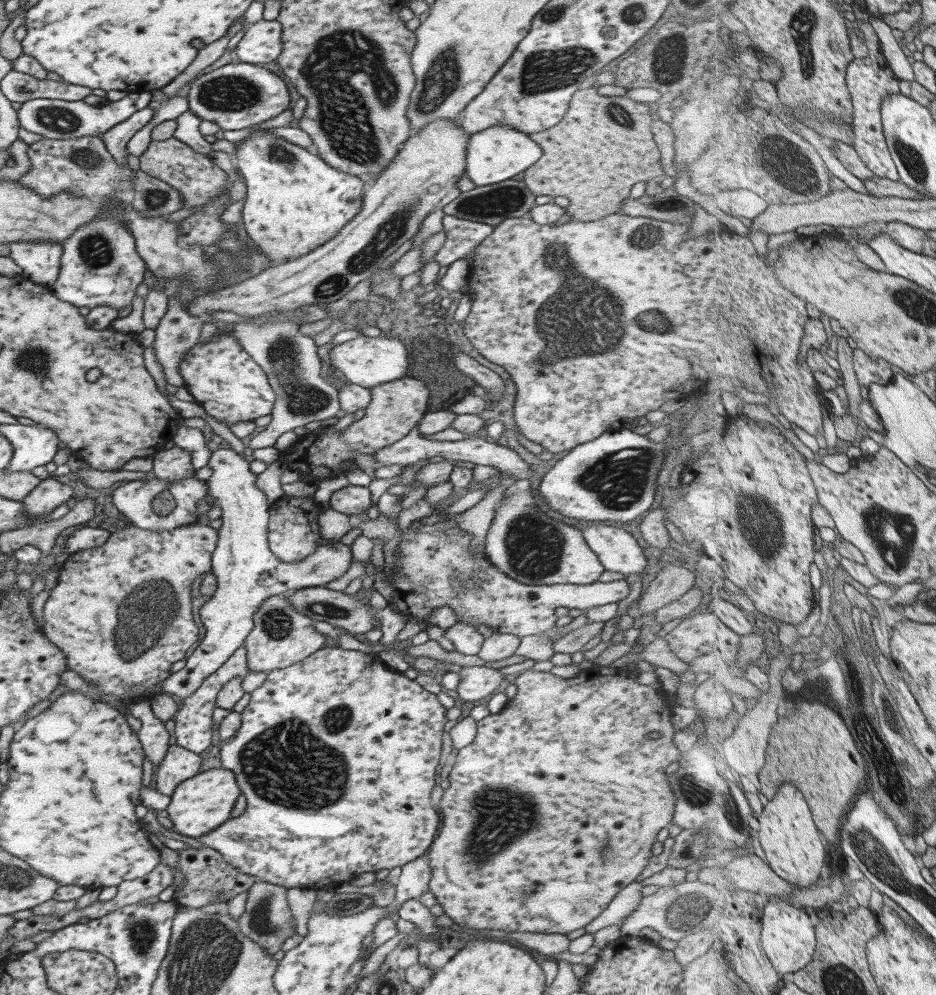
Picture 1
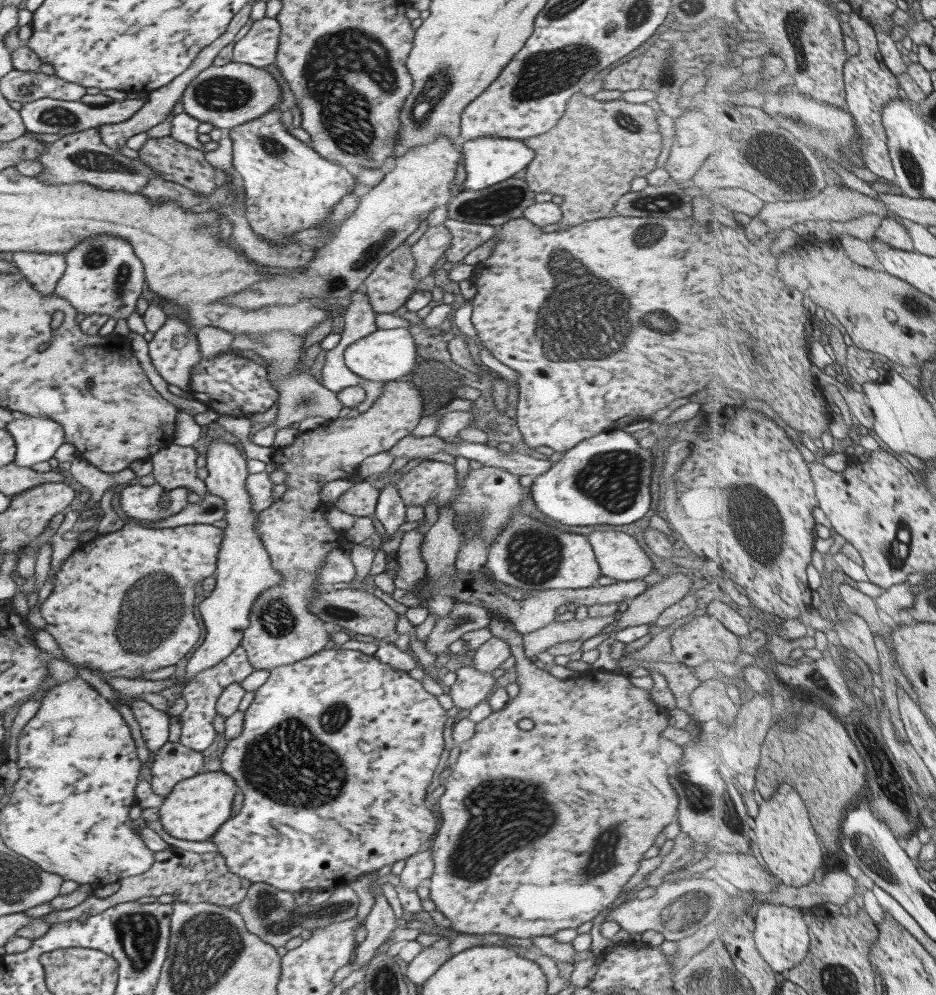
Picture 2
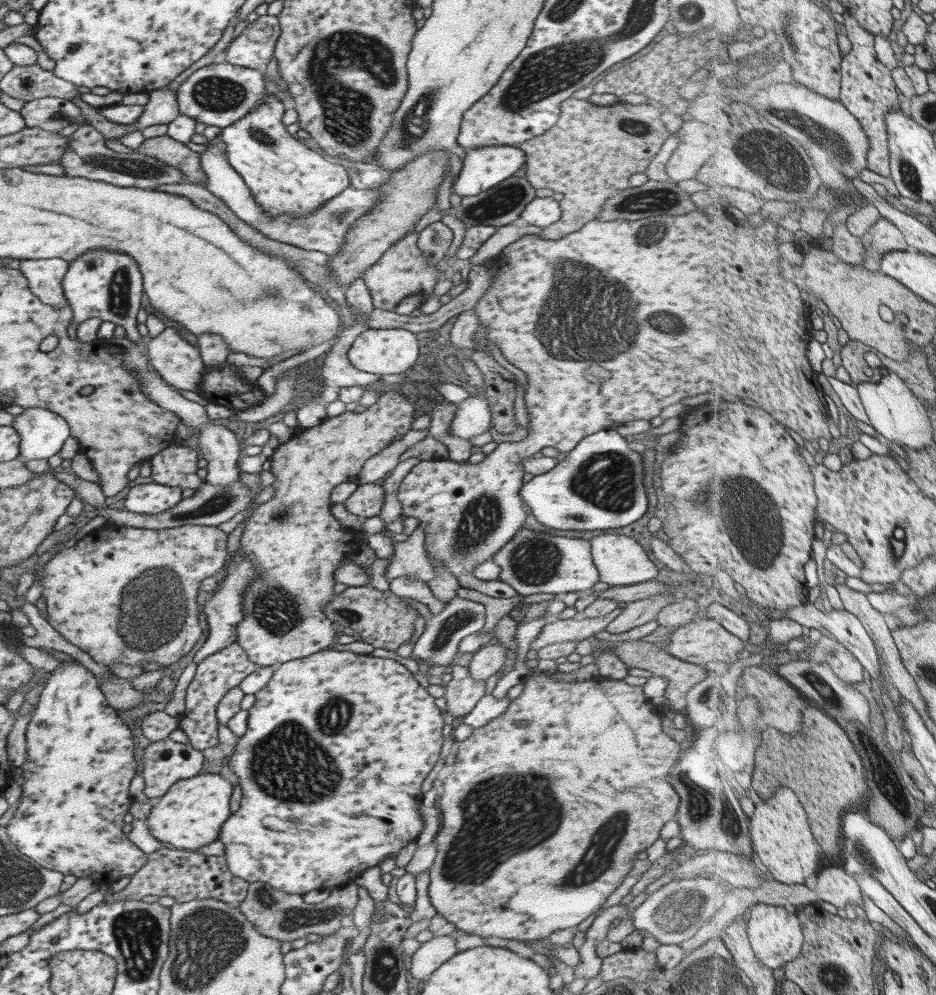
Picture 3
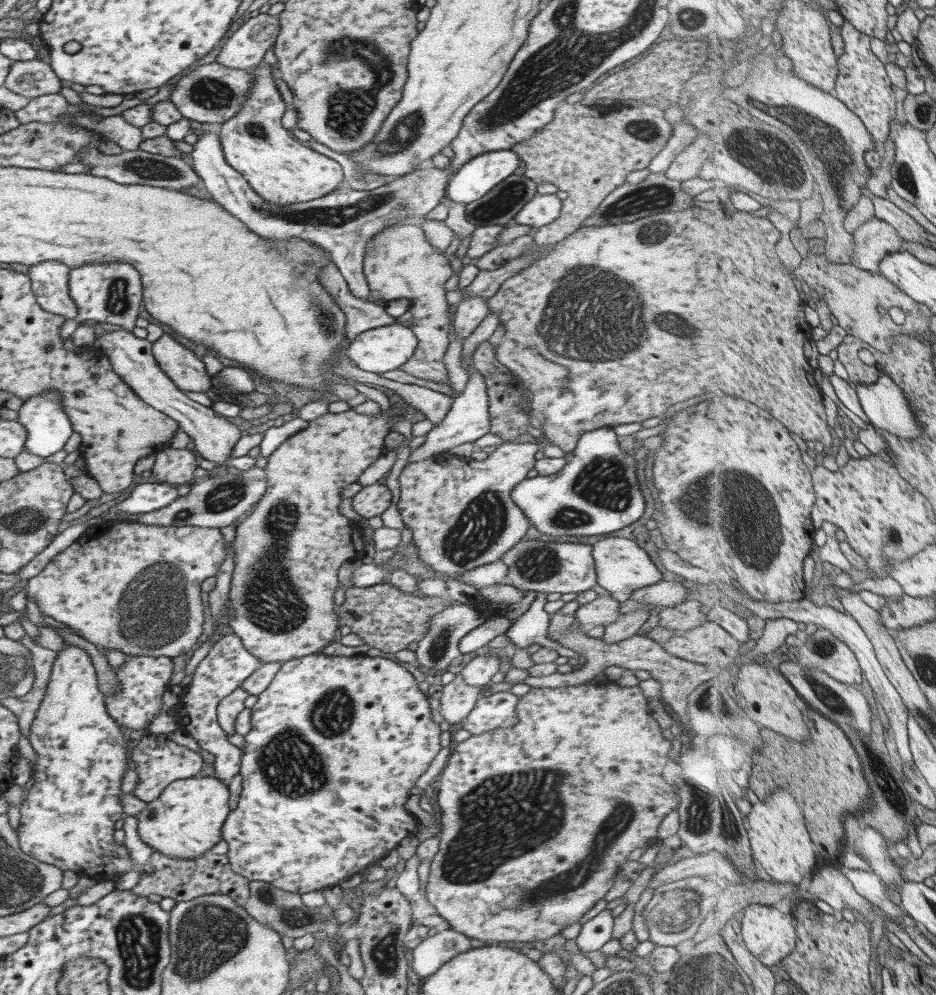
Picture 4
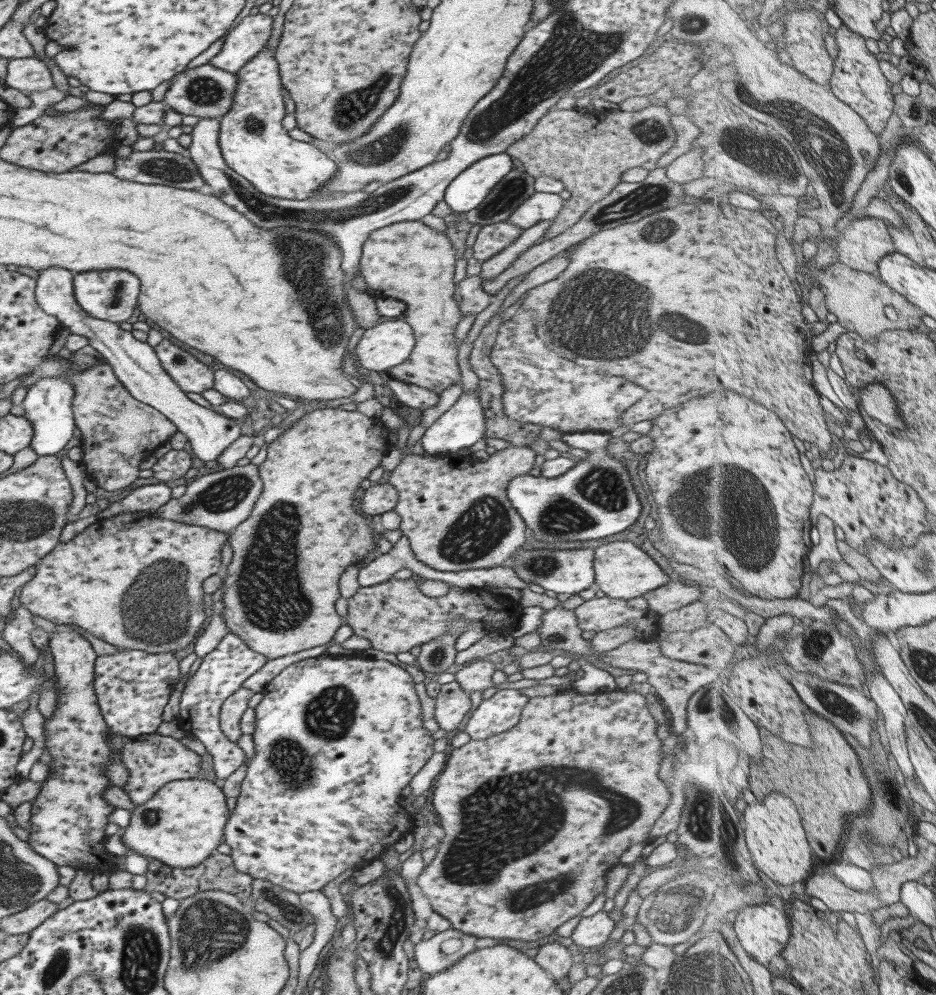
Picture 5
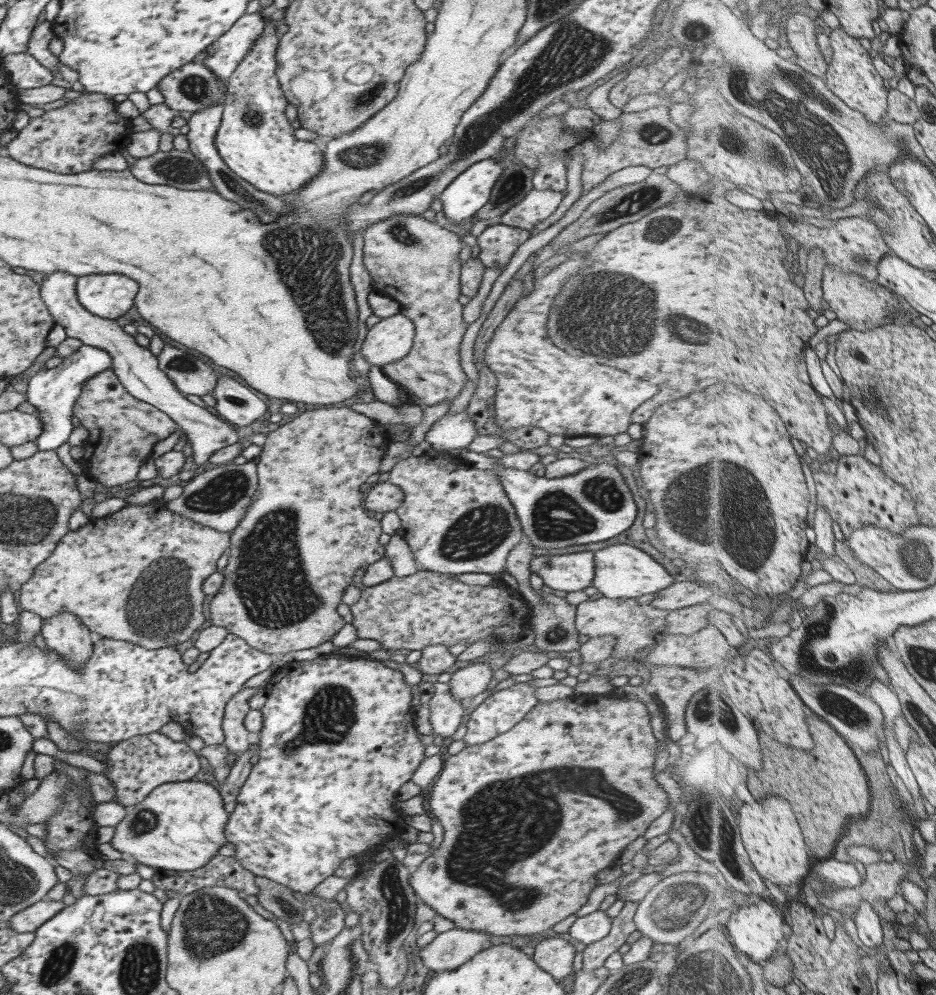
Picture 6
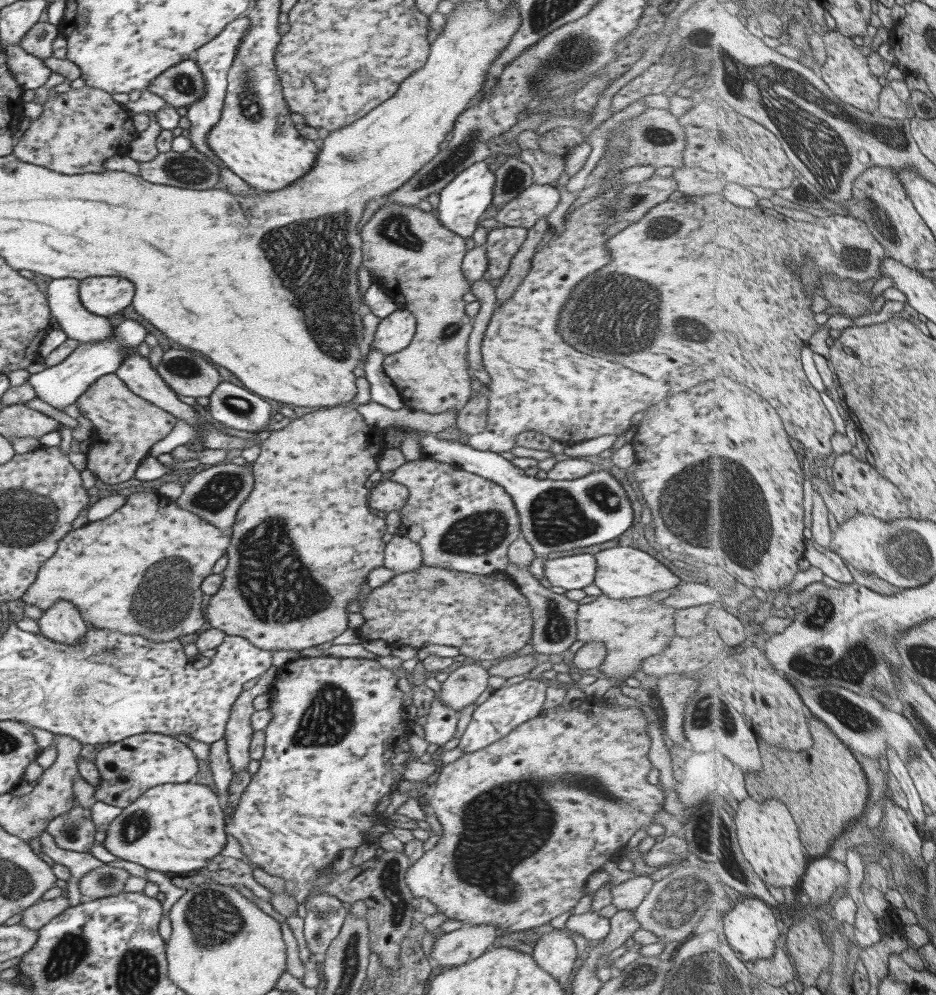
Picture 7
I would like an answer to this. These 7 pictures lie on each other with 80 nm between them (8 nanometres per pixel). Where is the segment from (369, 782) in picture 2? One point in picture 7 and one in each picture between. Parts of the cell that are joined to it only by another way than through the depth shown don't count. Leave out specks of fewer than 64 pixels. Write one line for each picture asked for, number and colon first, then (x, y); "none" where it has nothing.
3: (337, 744)
4: (335, 743)
5: (335, 739)
6: (337, 740)
7: (335, 744)

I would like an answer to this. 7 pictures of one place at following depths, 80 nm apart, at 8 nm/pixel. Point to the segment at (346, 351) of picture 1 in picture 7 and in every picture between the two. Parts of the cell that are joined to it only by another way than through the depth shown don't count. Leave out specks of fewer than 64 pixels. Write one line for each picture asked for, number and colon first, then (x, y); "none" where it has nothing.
2: (384, 355)
3: (376, 351)
4: (379, 350)
5: (387, 344)
6: (389, 340)
7: (395, 332)

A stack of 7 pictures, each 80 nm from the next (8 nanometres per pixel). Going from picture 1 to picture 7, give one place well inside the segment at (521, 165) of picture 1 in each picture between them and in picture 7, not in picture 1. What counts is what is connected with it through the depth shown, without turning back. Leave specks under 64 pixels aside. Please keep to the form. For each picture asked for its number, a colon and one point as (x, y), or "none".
2: (486, 160)
3: (482, 167)
4: (479, 174)
5: (466, 191)
6: (467, 192)
7: (463, 199)

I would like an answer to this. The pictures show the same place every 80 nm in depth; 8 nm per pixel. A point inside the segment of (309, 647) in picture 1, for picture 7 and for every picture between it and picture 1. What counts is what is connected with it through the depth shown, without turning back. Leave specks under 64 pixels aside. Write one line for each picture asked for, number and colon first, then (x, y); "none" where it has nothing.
2: (293, 531)
3: (294, 542)
4: (286, 552)
5: (279, 588)
6: (305, 530)
7: (305, 526)

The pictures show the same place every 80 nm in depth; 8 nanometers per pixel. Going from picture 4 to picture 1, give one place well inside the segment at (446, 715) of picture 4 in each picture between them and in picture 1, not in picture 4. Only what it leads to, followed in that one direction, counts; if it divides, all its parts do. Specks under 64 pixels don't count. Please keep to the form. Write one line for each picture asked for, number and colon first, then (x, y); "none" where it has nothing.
1: (475, 682)
2: (471, 687)
3: (461, 693)

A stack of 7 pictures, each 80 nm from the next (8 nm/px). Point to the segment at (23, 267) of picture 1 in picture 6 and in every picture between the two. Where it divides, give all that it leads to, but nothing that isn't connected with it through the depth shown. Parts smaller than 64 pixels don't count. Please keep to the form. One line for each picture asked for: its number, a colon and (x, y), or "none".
2: (42, 271)
3: (43, 276)
4: (48, 279)
5: (134, 363)
6: (136, 368)

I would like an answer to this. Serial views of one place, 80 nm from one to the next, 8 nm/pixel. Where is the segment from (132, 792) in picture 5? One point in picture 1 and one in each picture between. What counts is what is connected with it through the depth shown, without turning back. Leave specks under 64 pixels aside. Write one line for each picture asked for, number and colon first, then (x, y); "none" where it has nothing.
1: (178, 764)
2: (173, 762)
3: (165, 762)
4: (158, 761)

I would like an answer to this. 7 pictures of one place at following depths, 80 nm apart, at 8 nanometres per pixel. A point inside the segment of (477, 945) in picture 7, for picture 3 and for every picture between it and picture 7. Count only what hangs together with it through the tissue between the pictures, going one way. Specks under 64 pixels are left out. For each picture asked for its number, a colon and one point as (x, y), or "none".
3: (426, 958)
4: (426, 956)
5: (444, 948)
6: (455, 946)

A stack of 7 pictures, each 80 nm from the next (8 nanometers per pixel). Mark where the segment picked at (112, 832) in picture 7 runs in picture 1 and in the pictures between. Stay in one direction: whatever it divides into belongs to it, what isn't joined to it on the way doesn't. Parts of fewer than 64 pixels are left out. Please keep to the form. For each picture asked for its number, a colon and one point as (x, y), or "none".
1: (202, 803)
2: (194, 809)
3: (190, 814)
4: (185, 821)
5: (182, 824)
6: (179, 826)

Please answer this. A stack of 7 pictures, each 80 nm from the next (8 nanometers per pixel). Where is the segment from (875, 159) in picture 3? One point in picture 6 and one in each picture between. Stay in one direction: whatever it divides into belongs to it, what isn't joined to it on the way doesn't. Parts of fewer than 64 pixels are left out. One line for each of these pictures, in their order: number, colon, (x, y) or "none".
4: (863, 84)
5: (858, 81)
6: (851, 75)

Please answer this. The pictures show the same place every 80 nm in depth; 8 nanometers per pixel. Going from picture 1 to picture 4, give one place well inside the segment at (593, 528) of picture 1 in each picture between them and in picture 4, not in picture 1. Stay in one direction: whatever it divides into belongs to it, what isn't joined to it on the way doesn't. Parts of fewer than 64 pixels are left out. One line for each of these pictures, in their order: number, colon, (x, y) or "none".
2: (619, 557)
3: (619, 560)
4: (620, 566)

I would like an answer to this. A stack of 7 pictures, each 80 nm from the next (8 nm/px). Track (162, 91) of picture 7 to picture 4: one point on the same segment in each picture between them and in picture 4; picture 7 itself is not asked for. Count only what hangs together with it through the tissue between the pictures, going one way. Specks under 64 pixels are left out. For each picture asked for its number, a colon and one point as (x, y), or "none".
4: (211, 93)
5: (206, 92)
6: (187, 89)

